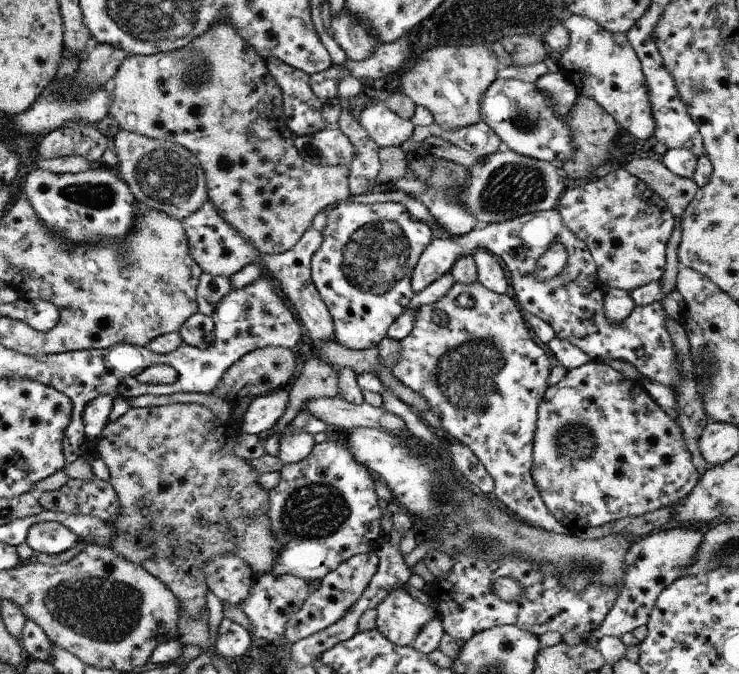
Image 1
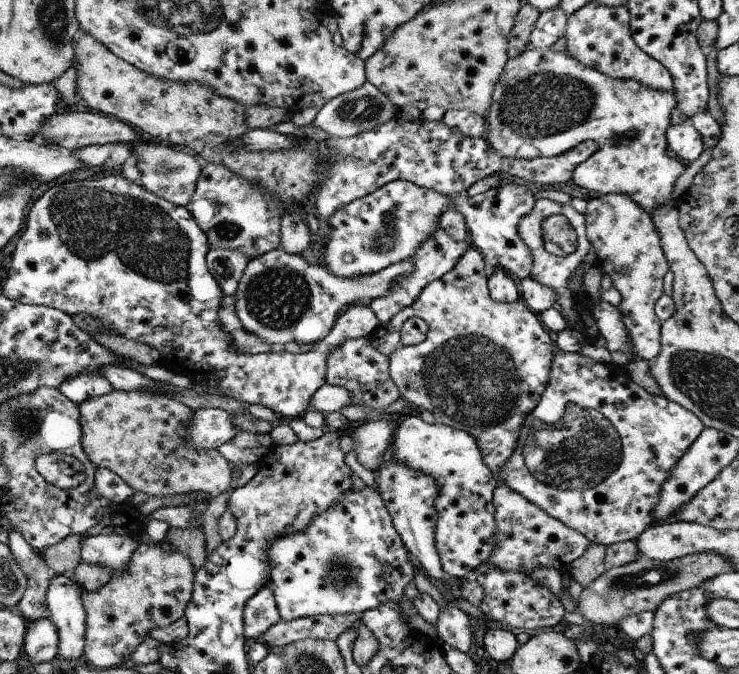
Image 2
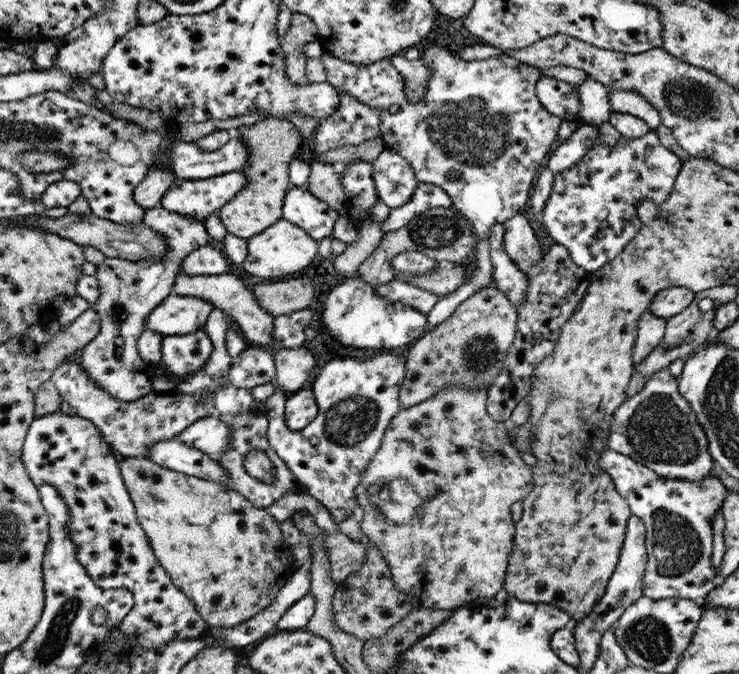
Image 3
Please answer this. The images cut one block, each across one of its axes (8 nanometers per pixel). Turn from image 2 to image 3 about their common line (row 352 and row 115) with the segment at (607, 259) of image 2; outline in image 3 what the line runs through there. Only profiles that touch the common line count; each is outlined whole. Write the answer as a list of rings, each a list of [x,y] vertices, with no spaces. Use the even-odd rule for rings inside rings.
[[[608,89],[606,92],[614,112],[638,117],[652,130],[661,125],[658,111],[642,95],[634,91],[624,91],[624,89]]]

